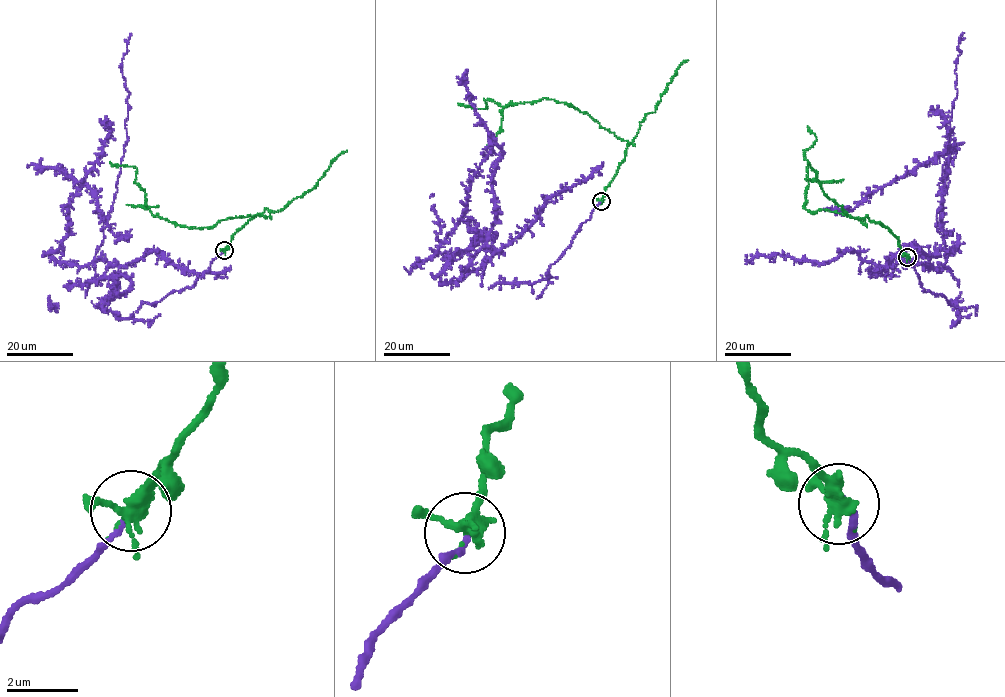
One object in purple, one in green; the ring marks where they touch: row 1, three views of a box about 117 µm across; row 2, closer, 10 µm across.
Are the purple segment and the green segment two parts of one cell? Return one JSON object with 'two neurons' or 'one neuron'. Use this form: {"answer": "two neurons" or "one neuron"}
{"answer": "two neurons"}

